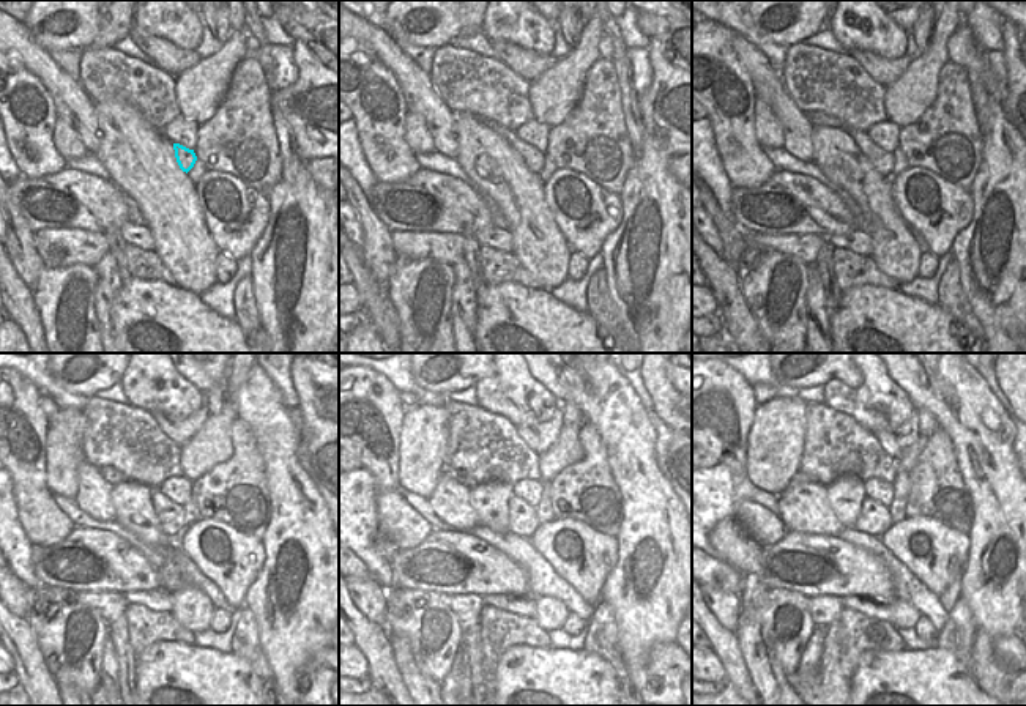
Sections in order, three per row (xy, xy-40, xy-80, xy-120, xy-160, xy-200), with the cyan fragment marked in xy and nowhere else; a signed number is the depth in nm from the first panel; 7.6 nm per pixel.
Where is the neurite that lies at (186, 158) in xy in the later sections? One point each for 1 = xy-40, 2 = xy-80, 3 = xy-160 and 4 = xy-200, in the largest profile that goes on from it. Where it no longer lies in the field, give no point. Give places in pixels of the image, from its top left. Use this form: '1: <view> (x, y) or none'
1: xy-40 (535, 159)
2: xy-80 (883, 161)
3: xy-160 (522, 517)
4: xy-200 (873, 520)

